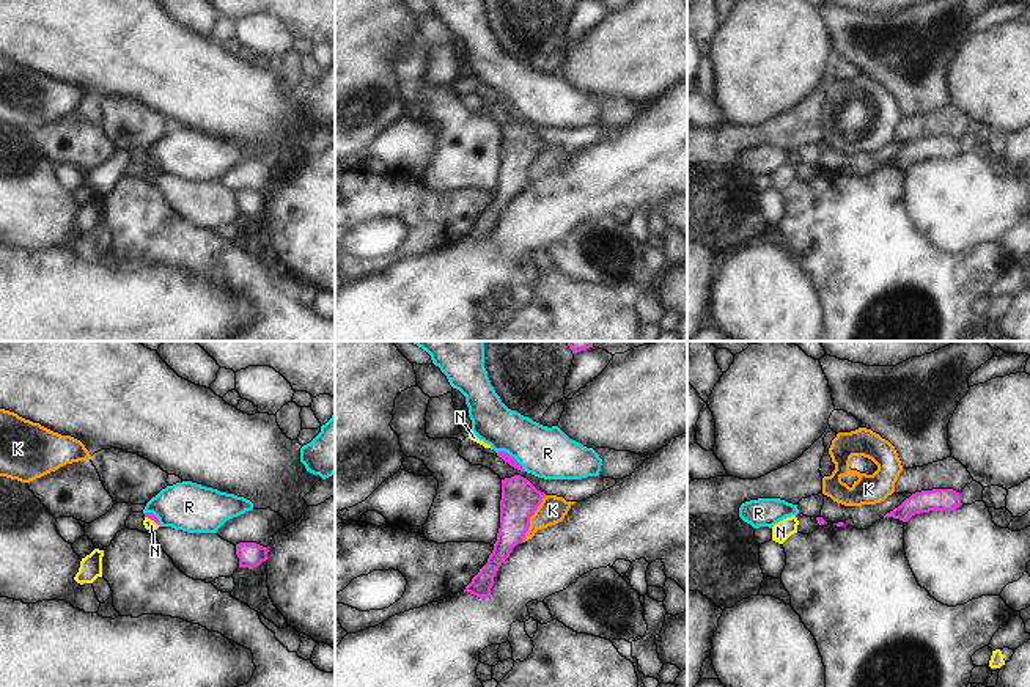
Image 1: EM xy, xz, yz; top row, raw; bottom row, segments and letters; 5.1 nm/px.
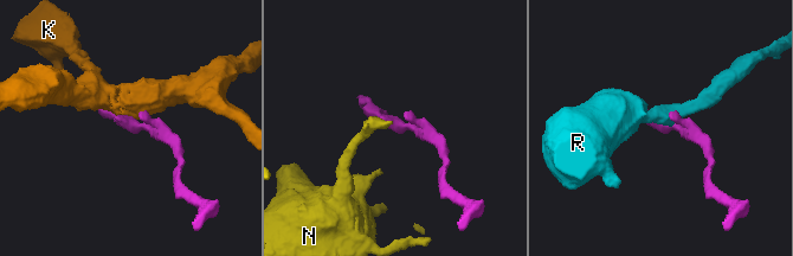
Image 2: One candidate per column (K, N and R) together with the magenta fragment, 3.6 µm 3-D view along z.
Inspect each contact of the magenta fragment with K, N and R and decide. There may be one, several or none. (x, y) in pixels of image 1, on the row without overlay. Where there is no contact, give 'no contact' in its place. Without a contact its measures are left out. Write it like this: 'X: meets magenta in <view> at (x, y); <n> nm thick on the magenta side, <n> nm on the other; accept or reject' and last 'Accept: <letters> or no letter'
K: meets magenta in xz at (529, 167); 190 nm thick on the magenta side, 140 nm on the other; reject
N: meets magenta in xy at (153, 167); 40 nm thick on the magenta side, 60 nm on the other; reject
R: meets magenta in xz at (510, 104); 50 nm thick on the magenta side, 260 nm on the other; reject
Accept: no letter

